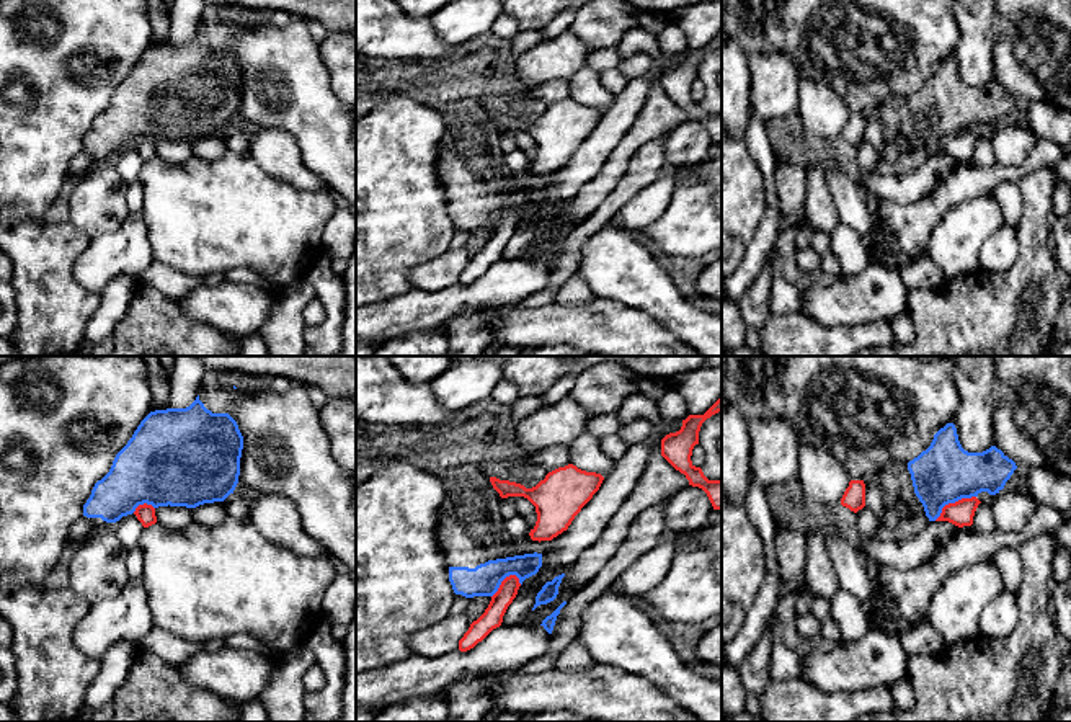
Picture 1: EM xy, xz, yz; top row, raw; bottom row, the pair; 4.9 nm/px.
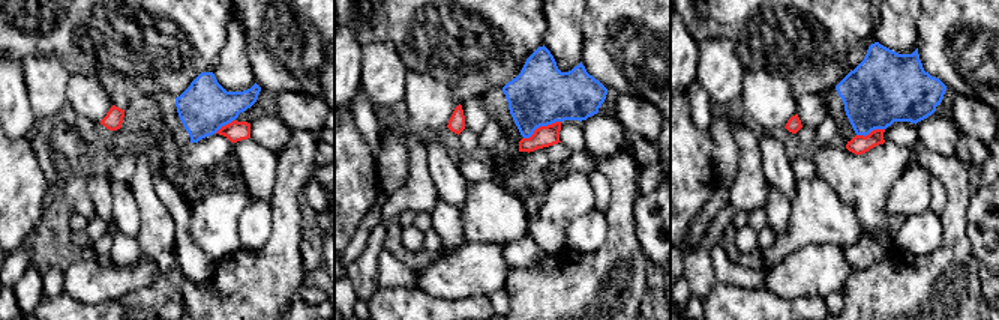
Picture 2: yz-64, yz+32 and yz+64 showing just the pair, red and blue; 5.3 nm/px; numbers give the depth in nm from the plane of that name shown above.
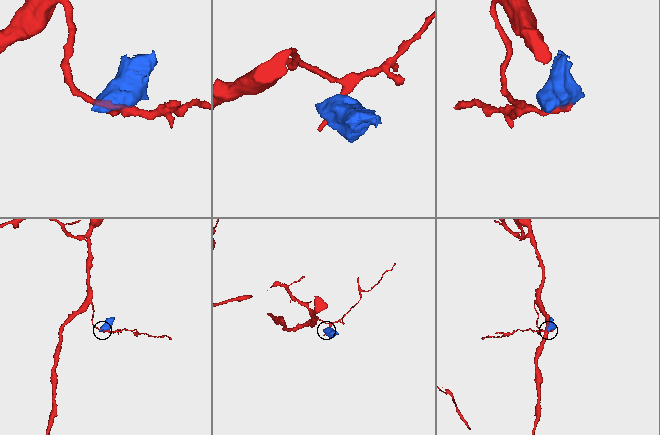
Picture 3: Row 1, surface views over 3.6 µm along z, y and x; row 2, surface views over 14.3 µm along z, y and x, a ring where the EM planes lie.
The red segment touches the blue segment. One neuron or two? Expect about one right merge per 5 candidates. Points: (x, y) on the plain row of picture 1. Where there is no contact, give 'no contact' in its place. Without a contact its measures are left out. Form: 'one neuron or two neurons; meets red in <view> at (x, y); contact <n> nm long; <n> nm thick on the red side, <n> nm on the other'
two neurons; meets red in yz at (952, 138); contact 240 nm long; 130 nm thick on the red side, 300 nm on the other

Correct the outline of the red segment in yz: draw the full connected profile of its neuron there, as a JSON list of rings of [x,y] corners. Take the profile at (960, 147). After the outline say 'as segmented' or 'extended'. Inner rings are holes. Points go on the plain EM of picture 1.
[[[976,131],[962,132],[955,137],[949,137],[942,142],[940,150],[935,155],[949,155],[958,162],[971,160],[973,150],[981,136]]] | as segmented

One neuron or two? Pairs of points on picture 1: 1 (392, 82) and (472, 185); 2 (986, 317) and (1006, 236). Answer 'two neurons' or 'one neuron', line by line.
1: one neuron
2: two neurons

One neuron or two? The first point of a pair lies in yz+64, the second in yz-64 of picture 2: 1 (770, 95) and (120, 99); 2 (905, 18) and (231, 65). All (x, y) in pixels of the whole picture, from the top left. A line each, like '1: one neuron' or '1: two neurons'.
1: two neurons
2: one neuron

